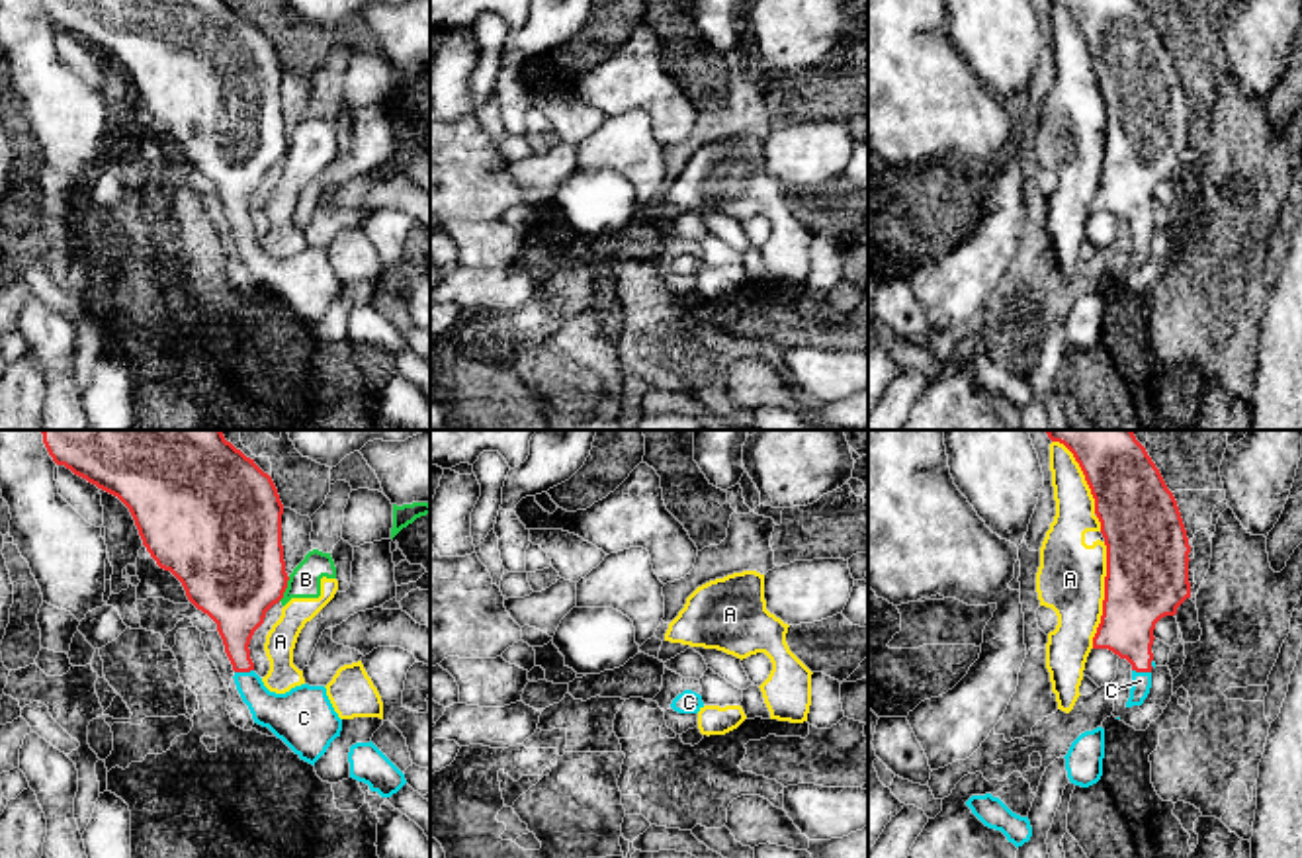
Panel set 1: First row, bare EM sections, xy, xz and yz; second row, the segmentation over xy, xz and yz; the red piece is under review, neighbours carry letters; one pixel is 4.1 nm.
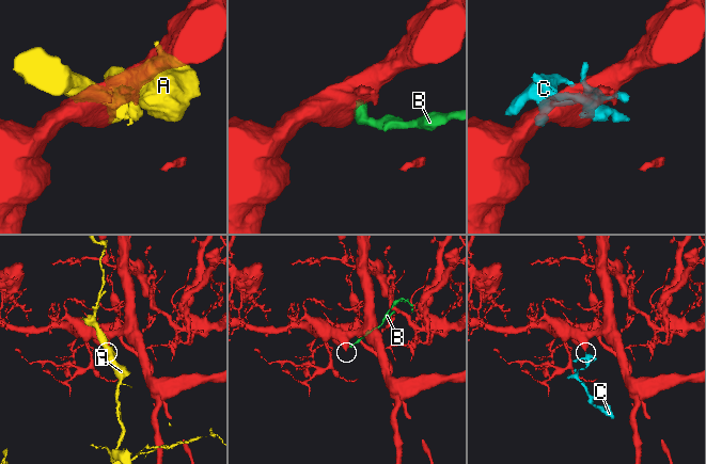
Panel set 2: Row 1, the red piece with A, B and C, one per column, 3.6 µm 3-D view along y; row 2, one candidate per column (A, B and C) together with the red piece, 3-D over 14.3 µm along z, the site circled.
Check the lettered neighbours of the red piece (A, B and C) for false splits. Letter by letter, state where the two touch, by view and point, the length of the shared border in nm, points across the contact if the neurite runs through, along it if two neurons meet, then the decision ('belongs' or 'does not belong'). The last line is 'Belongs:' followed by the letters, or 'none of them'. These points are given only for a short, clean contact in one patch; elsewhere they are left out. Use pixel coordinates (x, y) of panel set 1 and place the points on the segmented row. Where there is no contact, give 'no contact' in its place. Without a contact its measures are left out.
A: contact yz (1105, 595); length 440 nm; does not belong
B: contact xy (284, 589); length 120 nm; border xy (290, 577), (278, 600); does not belong
C: contact xy (243, 671); length 80 nm; way xy (239, 610), (239, 659), (243, 671), (286, 714); belongs
Belongs: C

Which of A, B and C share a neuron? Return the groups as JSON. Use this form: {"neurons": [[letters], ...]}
{"neurons": [["A", "B"], ["C"]]}

